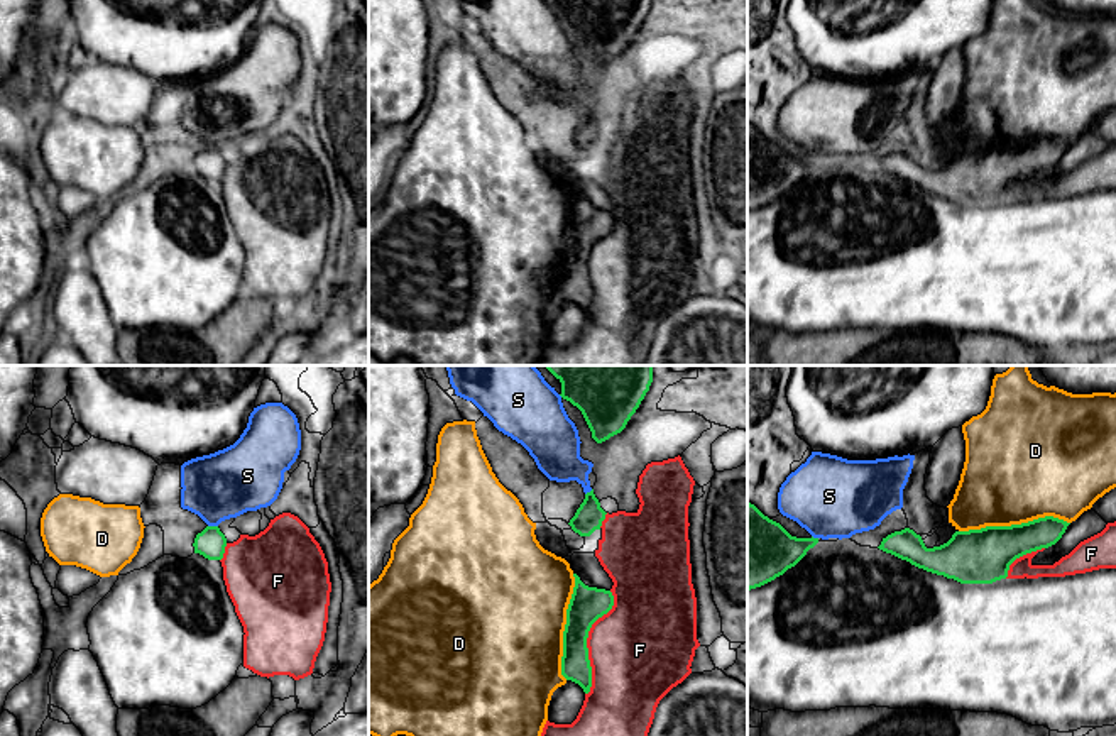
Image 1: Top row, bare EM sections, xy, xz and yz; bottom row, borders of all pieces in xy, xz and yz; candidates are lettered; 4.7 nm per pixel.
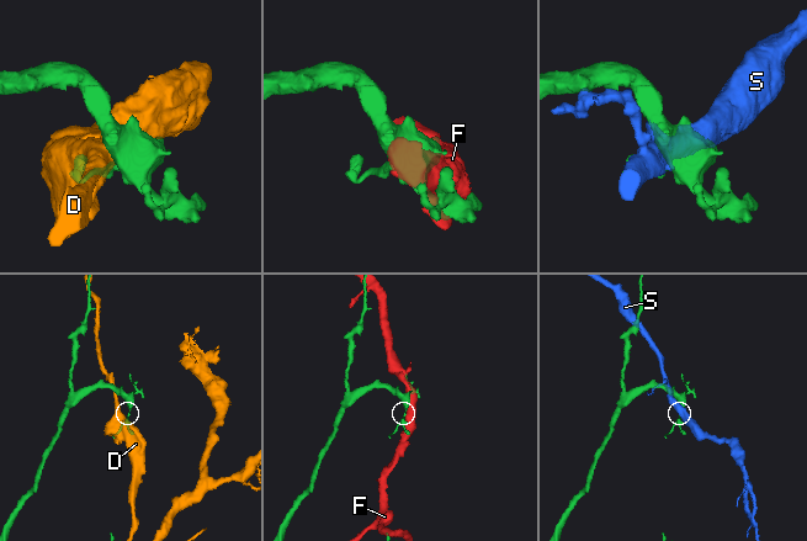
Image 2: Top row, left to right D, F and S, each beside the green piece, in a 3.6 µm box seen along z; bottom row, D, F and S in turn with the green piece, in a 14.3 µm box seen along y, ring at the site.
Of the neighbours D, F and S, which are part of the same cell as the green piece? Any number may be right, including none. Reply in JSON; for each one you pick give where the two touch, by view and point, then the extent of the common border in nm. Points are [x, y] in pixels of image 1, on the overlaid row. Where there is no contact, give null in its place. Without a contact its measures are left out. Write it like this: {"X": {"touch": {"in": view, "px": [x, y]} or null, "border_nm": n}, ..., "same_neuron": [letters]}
{"same_neuron": []}

